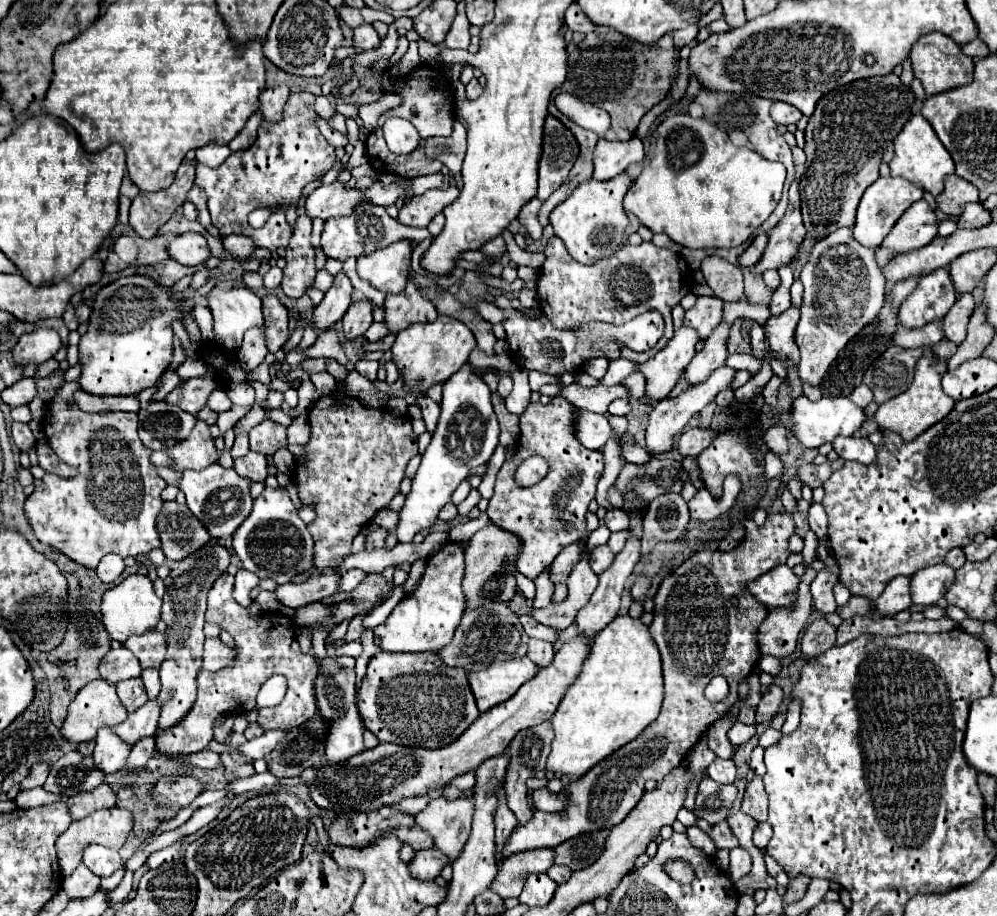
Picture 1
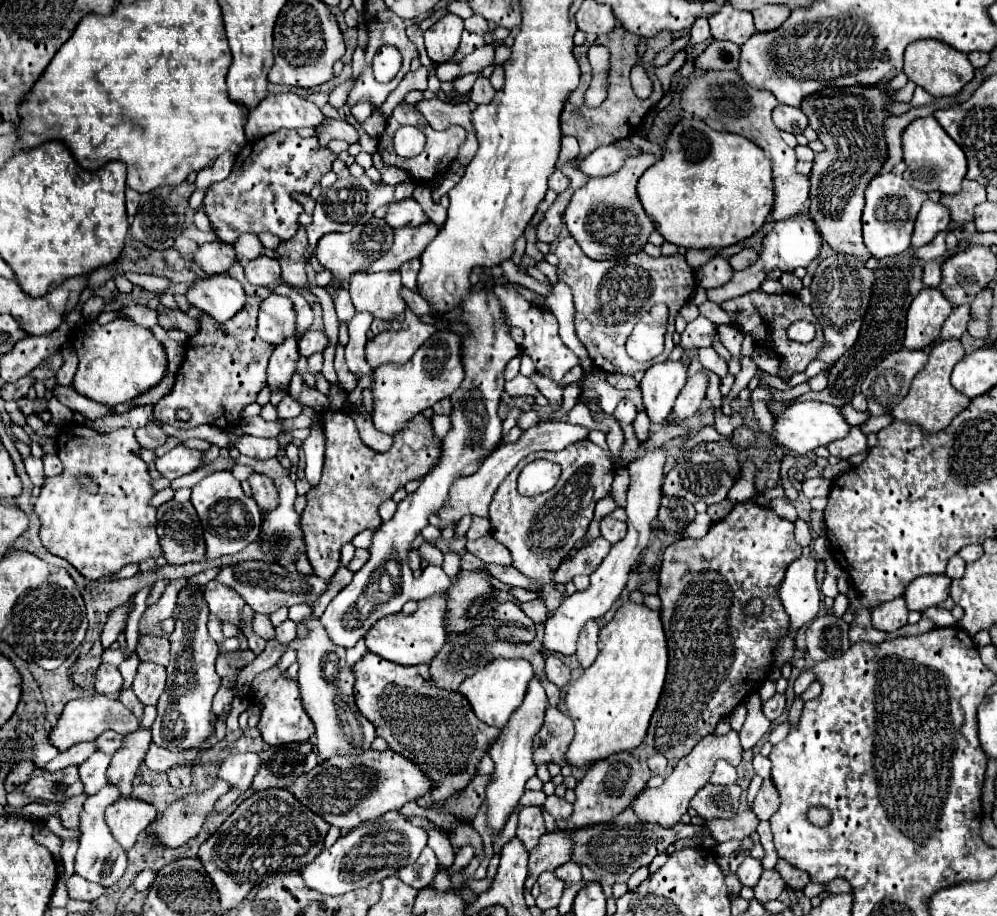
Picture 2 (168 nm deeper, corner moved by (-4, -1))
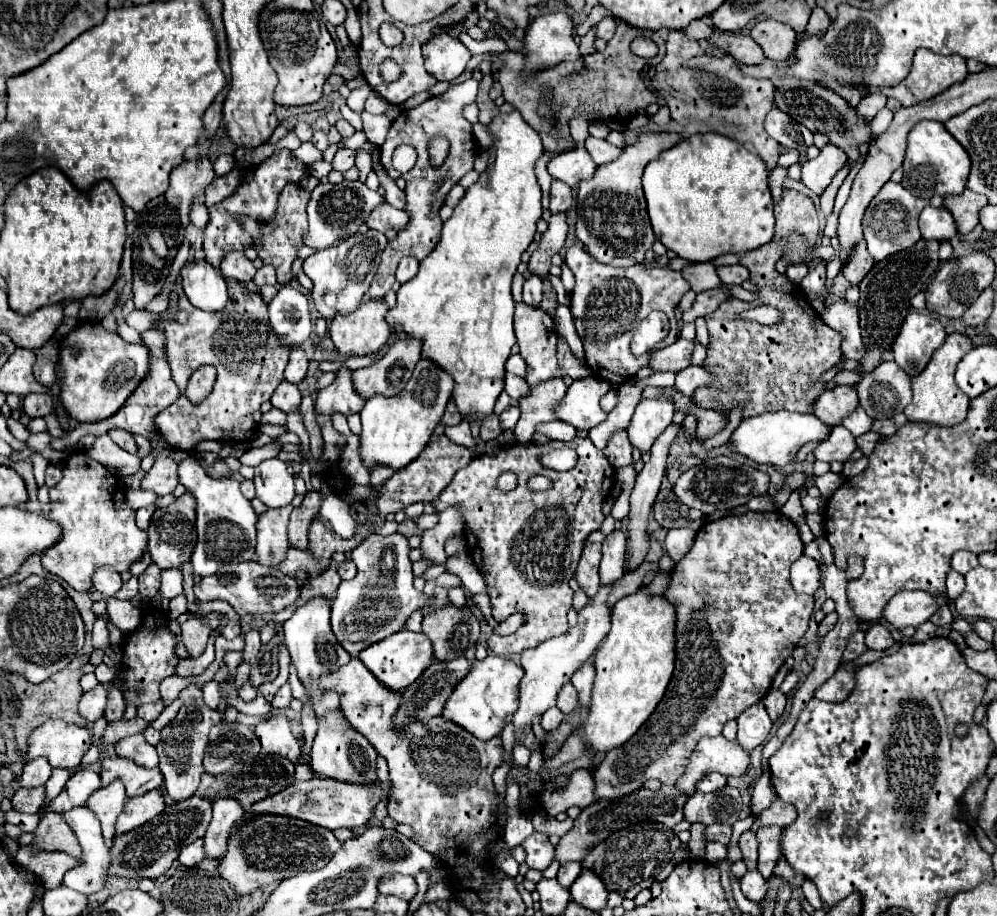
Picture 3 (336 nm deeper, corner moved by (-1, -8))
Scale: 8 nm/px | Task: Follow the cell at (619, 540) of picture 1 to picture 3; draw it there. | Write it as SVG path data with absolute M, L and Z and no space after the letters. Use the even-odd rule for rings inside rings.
M611 585L599 589L597 597L591 599L587 603L587 607L583 607L583 611L579 613L579 625L575 629L571 629L567 635L549 639L535 649L525 649L521 653L521 667L525 669L525 675L523 675L521 685L519 685L519 709L513 715L515 737L519 743L521 743L519 735L521 735L523 727L531 725L535 715L545 713L549 707L555 707L557 691L561 691L561 687L571 681L573 671L577 671L577 667L581 667L581 663L589 661L589 657L595 653L599 643L607 635L607 631L611 627L611 613L609 613L609 607L605 603L609 591L611 591Z

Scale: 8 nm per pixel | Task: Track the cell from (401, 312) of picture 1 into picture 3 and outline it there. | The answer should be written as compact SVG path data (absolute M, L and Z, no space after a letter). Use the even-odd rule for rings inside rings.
M411 337L399 339L377 363L367 369L353 371L353 389L363 399L371 399L373 395L399 395L405 389L405 383L411 379L419 359L421 343Z

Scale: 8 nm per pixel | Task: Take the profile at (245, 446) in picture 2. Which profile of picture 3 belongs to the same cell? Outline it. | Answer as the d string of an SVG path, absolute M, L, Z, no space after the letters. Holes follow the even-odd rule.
M267 459L255 467L257 499L265 505L289 505L295 497L293 475L281 459Z

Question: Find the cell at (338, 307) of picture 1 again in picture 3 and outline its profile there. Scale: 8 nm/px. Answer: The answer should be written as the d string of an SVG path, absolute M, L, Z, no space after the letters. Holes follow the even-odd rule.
M293 347L289 363L285 367L285 381L299 385L305 379L305 375L307 375L307 367L309 367L309 359L307 359L305 351Z

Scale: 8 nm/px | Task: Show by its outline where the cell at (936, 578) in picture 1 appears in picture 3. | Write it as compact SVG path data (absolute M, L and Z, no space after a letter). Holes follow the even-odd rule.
M901 591L889 599L883 611L883 619L895 629L919 627L925 623L943 603L947 603L947 595L933 597L925 591Z

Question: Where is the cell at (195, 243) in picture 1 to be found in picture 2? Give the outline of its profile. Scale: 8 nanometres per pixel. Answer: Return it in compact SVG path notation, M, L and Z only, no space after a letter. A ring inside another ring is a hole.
M220 240L206 242L198 246L194 252L194 264L200 266L206 274L220 274L226 272L236 262L236 252L232 244L224 244Z

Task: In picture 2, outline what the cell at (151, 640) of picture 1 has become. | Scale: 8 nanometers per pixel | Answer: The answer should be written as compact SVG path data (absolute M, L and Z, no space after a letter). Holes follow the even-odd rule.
M140 662L132 690L142 704L156 704L166 684L166 668L156 662Z

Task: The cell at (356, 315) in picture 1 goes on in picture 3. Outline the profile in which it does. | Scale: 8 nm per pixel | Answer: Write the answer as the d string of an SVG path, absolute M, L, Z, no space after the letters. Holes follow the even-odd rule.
M343 367L337 375L337 379L321 389L315 399L315 413L333 417L335 413L343 413L349 417L351 413L359 413L361 407L365 405L365 399L355 393L353 383L351 383L351 371Z

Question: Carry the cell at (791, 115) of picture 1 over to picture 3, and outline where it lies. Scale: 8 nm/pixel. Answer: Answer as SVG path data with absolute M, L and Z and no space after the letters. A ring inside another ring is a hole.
M779 109L769 111L765 119L765 131L777 143L789 149L797 149L799 153L805 151L809 145L813 145L813 133Z

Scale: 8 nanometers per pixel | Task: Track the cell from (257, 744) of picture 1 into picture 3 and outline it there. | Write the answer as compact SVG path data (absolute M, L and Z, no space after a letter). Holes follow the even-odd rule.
M217 799L213 803L213 819L203 837L205 841L205 857L219 861L225 855L227 839L237 819L243 817L243 809L235 799Z

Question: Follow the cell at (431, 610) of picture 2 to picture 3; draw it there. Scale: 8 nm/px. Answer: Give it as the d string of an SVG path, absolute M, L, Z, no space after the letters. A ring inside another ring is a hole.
M407 629L379 641L379 643L369 645L359 655L361 663L379 679L381 685L389 687L391 691L403 691L407 685L411 685L423 673L423 669L431 663L431 657L433 657L433 647L431 647L429 639L421 633L413 633Z

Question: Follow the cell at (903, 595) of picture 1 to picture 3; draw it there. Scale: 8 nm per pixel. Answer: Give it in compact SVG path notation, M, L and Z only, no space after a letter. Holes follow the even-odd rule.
M873 623L873 625L869 627L869 631L865 633L865 645L867 645L869 649L885 651L885 649L889 649L893 643L895 643L895 639L891 637L889 629L887 629L883 623Z

